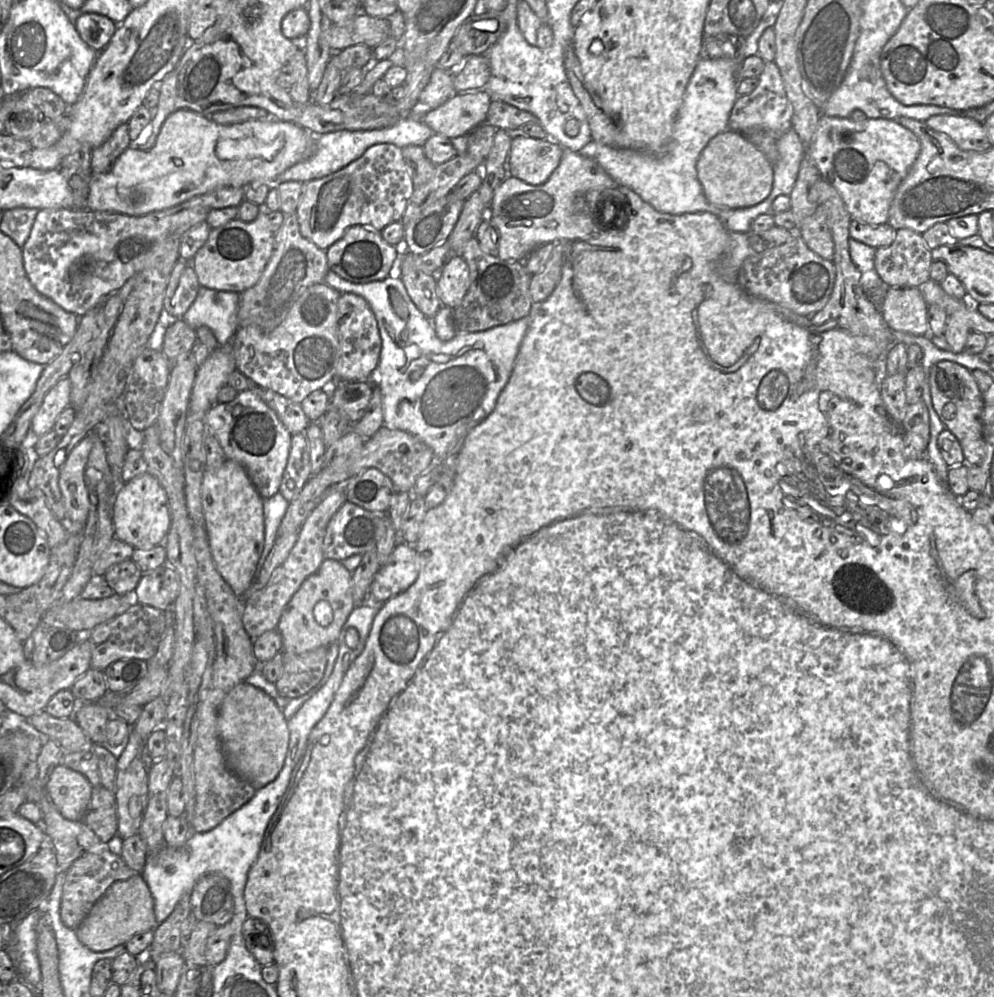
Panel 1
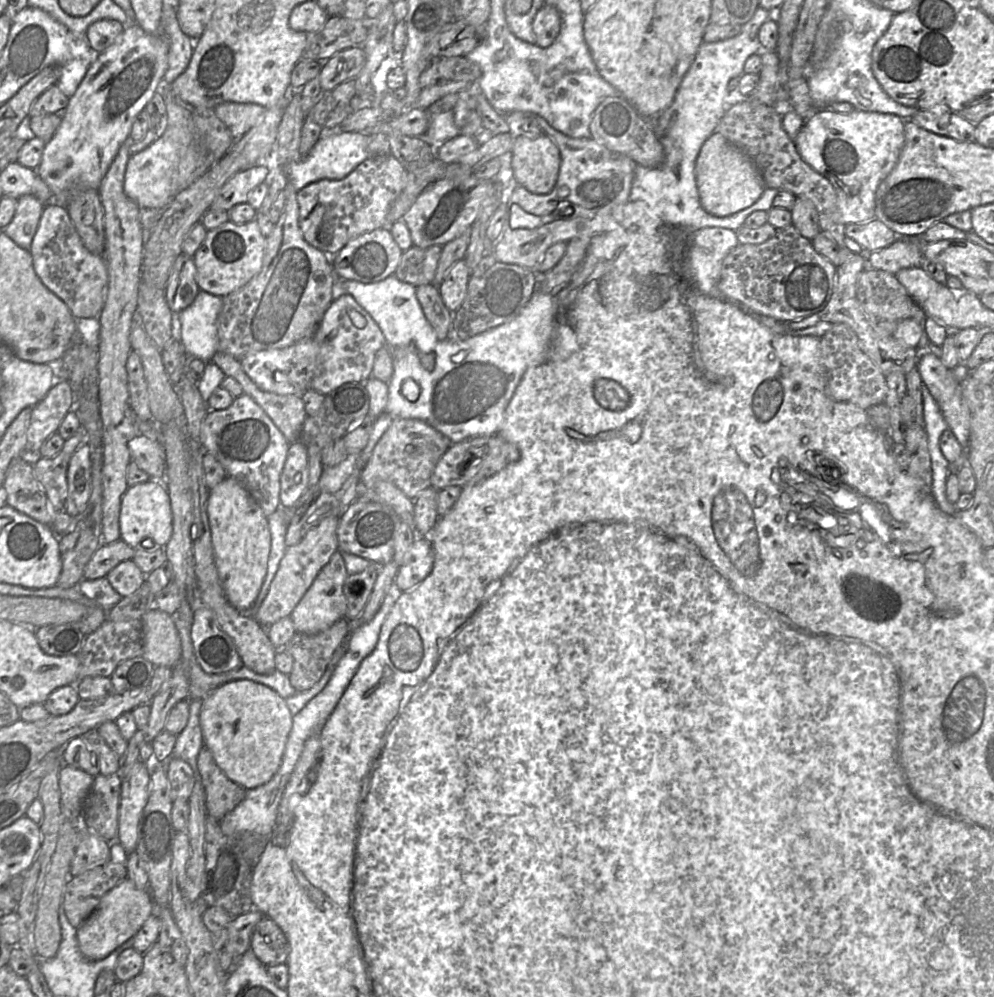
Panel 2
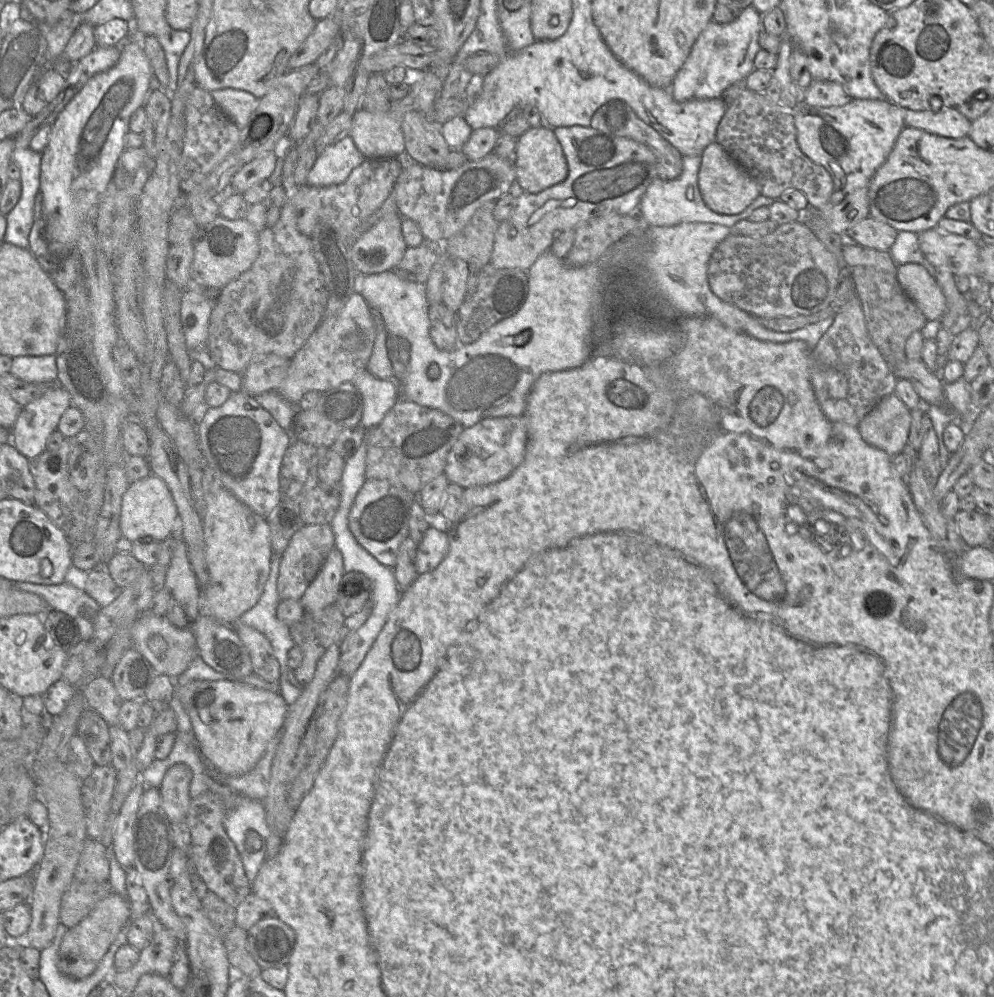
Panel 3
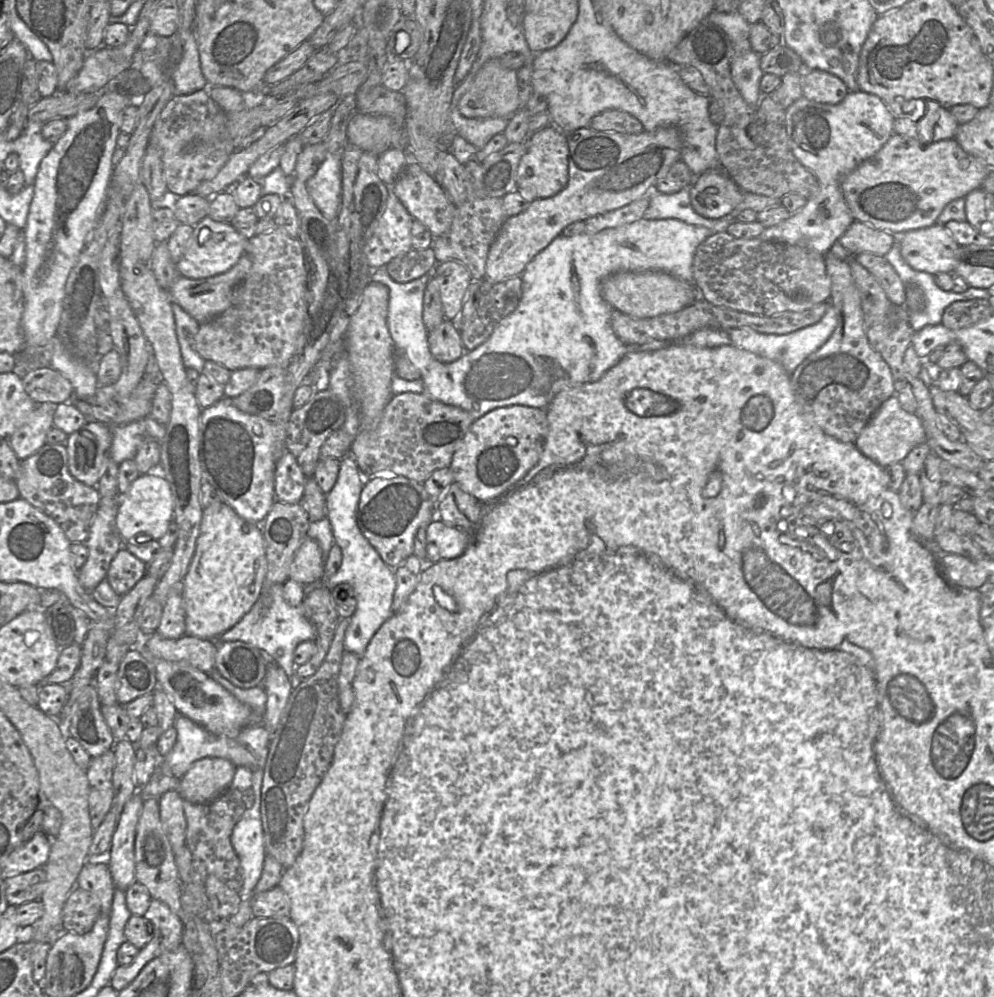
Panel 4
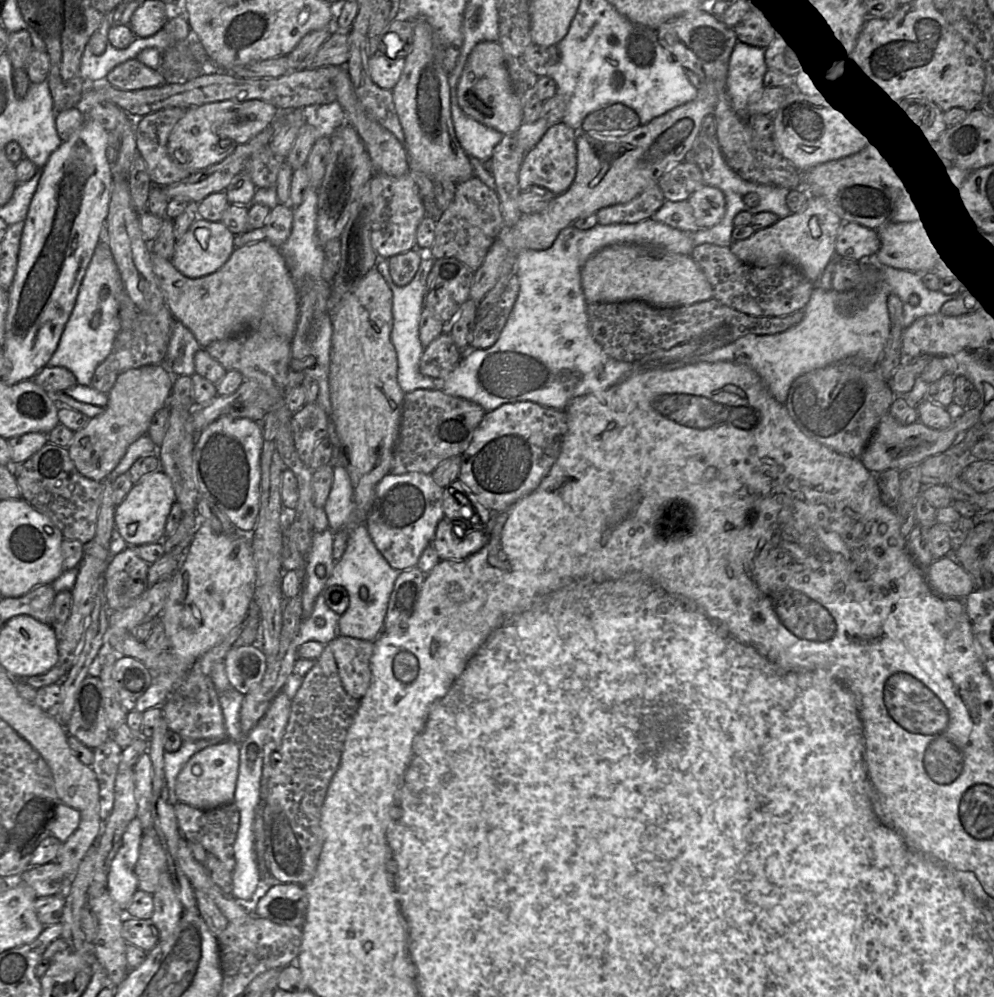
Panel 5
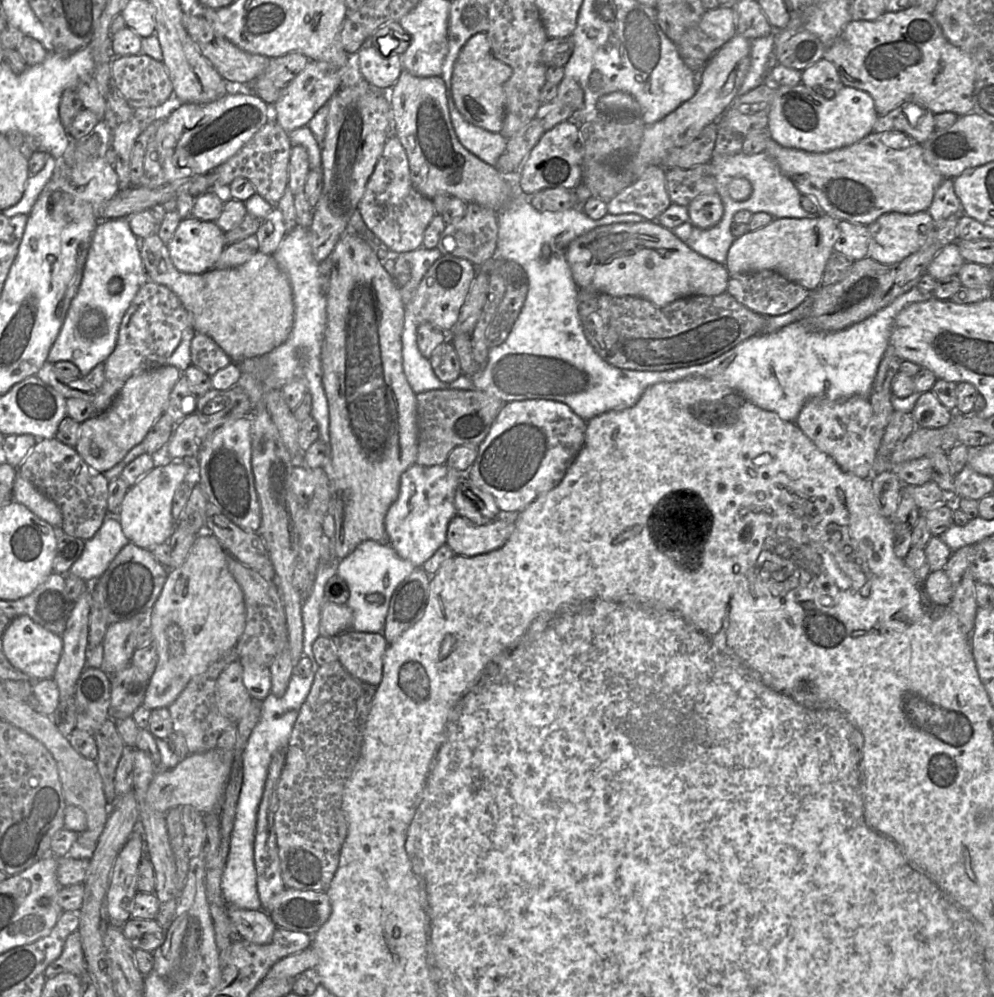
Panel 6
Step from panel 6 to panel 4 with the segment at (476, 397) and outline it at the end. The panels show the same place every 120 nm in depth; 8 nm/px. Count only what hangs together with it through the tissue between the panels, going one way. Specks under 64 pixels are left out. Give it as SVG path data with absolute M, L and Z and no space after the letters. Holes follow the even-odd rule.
M425 393L393 395L377 426L372 430L361 430L355 436L349 455L354 457L365 478L377 473L393 473L424 483L435 470L450 466L455 451L474 421L469 412Z

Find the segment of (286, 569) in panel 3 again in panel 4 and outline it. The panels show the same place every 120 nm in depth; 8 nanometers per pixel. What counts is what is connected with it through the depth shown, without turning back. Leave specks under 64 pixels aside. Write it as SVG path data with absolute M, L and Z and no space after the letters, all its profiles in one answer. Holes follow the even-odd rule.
M306 537L291 564L289 578L305 586L321 580L325 560L316 540Z

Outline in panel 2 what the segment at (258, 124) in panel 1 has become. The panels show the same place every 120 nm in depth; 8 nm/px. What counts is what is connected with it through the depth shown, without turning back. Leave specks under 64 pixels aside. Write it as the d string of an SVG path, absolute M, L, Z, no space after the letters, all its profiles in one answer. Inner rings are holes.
M165 97L165 103L166 103L166 119L165 119L165 124L162 130L160 131L159 135L144 150L131 154L126 165L125 177L124 177L124 192L130 199L136 202L141 209L162 209L166 207L180 191L188 187L198 178L200 178L203 174L205 174L216 162L216 161L211 161L209 157L203 155L195 145L195 139L193 134L193 122L192 122L193 109L181 103L177 98L173 98L172 100L169 100L168 97Z

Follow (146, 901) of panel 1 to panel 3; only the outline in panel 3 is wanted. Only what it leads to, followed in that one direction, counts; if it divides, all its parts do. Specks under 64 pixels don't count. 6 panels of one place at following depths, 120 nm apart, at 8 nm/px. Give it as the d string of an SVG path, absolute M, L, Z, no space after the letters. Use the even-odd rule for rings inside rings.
M108 894L93 911L75 927L68 929L61 942L57 965L62 974L72 979L90 976L98 967L121 929L133 919L133 910L126 896Z

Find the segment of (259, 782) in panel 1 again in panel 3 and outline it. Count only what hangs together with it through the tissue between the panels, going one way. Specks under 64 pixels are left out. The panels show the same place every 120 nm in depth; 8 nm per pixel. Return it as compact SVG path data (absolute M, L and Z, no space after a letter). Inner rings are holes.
M195 680L180 688L176 685L176 695L190 716L200 753L222 776L240 776L252 770L280 733L288 711L288 704L280 692L231 680Z

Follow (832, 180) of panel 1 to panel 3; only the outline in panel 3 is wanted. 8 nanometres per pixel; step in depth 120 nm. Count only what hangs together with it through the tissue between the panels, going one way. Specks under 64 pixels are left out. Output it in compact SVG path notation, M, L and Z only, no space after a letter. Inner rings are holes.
M851 99L846 105L838 107L799 104L800 106L793 112L797 143L809 159L827 170L834 185L829 202L815 214L820 215L833 232L843 234L850 227L870 216L869 184L875 172L886 161L901 131L906 126L904 109L887 99Z

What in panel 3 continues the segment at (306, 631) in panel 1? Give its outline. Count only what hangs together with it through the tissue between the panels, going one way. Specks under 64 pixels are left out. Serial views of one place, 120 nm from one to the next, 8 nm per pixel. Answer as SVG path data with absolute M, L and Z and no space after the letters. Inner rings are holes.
M334 547L300 600L305 612L317 612L337 603L339 585L344 573L342 553Z

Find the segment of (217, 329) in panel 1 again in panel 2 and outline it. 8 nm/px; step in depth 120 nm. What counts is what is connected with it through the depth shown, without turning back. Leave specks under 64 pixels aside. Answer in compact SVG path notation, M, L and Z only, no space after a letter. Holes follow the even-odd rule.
M200 290L193 303L179 312L181 341L190 358L212 362L218 351L217 319L223 299Z

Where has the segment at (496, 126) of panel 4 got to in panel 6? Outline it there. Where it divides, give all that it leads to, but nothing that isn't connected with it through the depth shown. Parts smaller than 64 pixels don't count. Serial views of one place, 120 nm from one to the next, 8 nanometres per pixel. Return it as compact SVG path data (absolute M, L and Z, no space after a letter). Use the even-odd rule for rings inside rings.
M450 90L447 92L452 114L450 119L460 143L481 161L494 167L499 157L505 153L507 140L500 133L489 132L468 123L457 110Z

